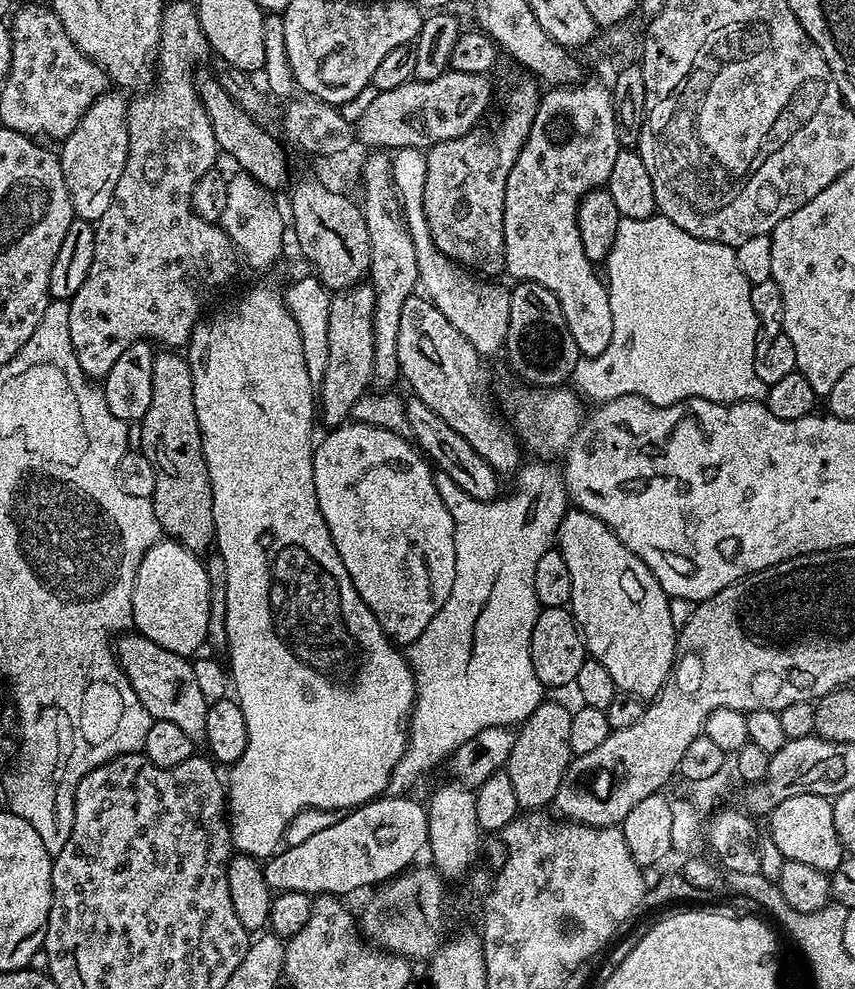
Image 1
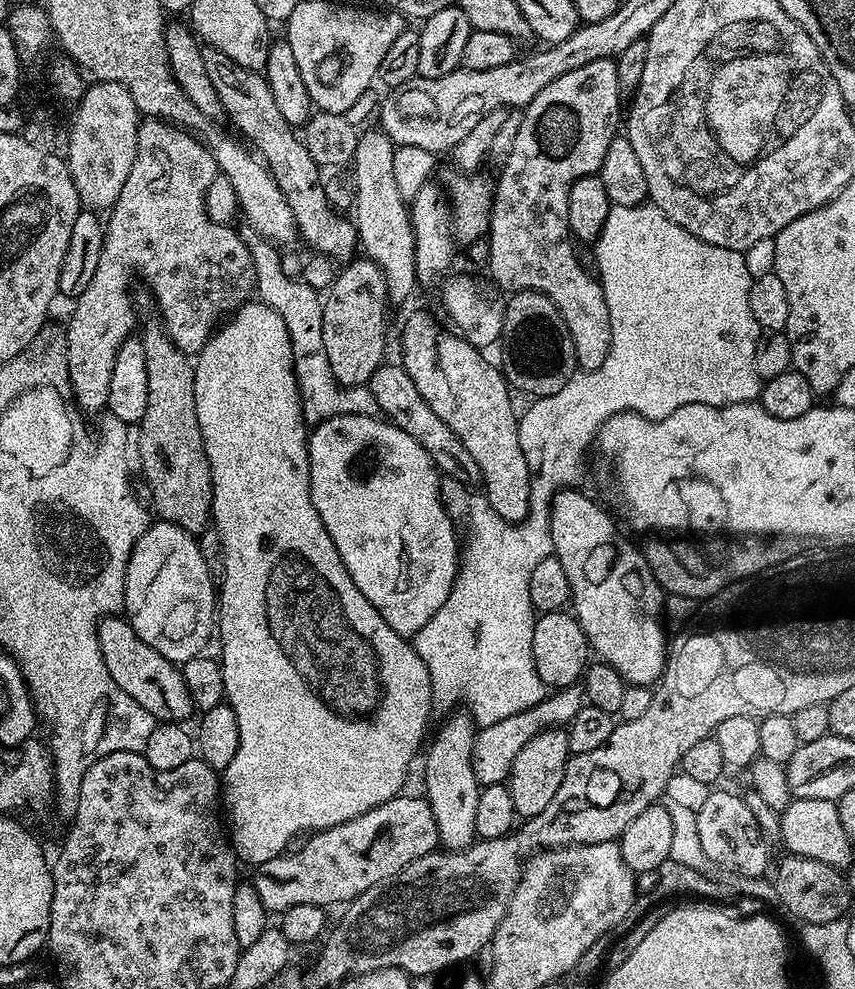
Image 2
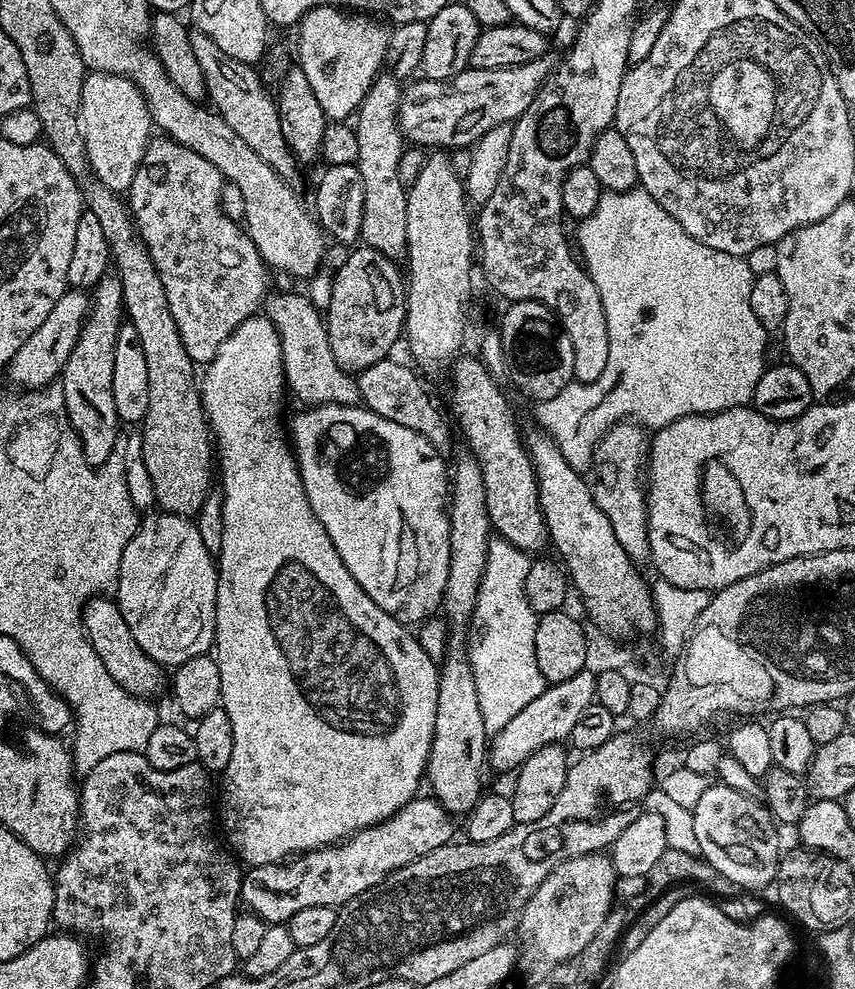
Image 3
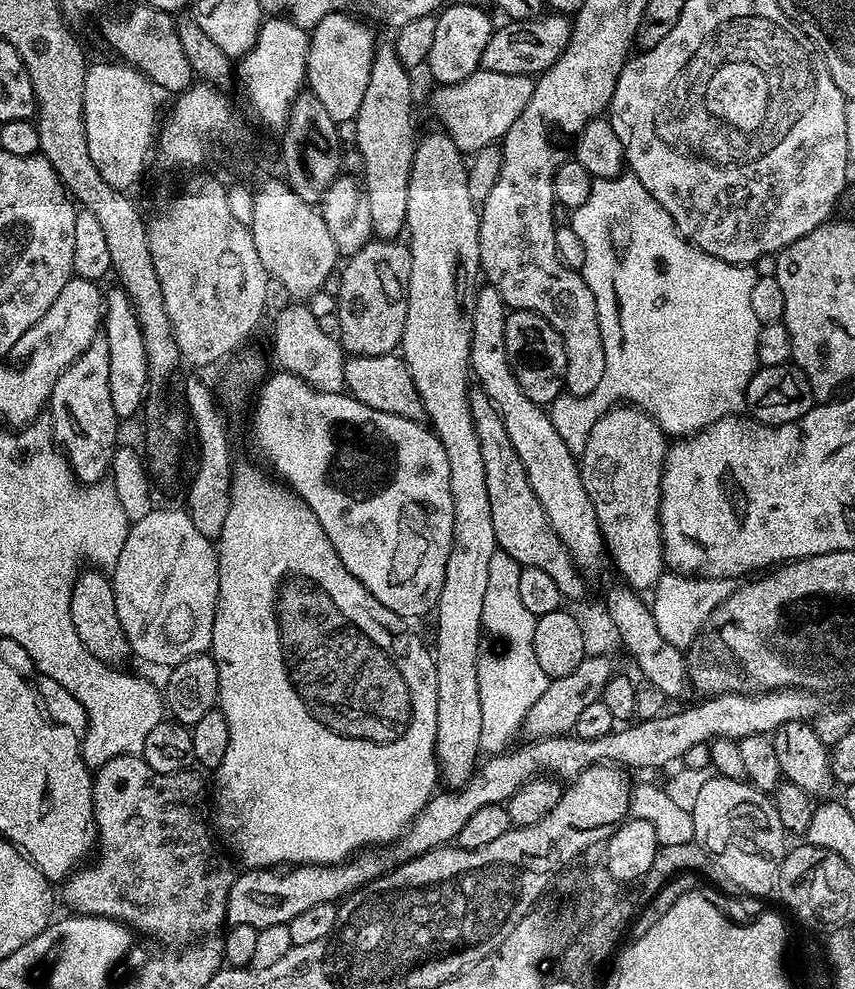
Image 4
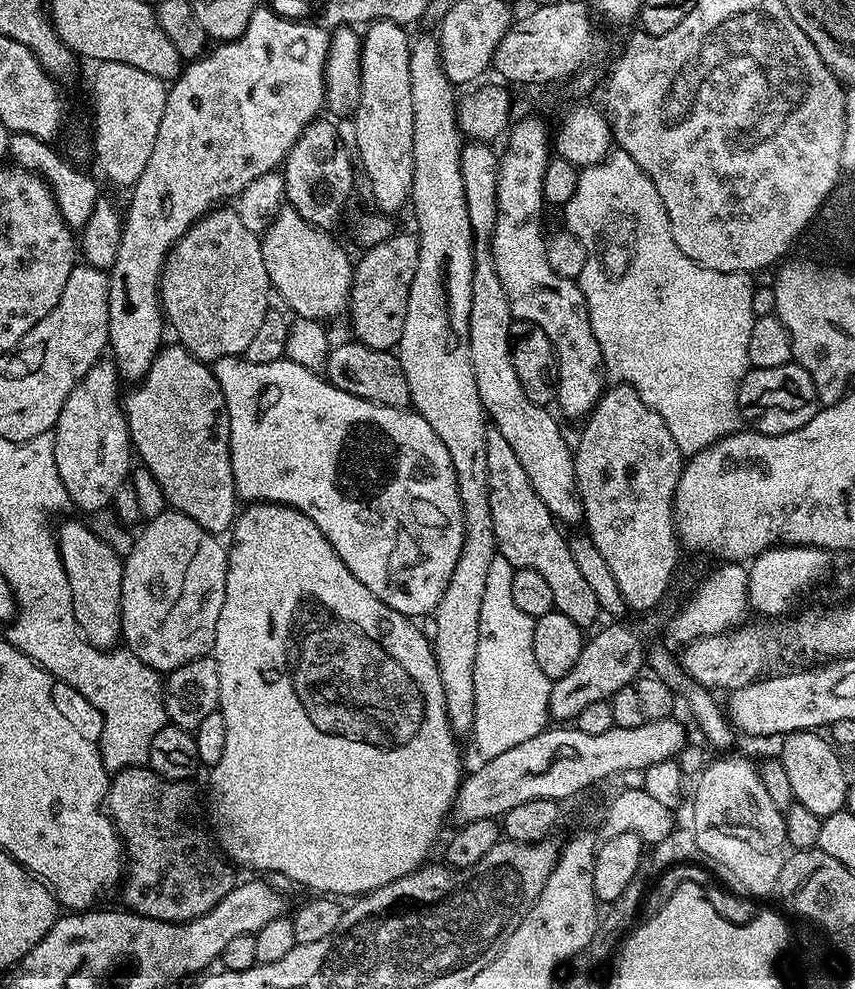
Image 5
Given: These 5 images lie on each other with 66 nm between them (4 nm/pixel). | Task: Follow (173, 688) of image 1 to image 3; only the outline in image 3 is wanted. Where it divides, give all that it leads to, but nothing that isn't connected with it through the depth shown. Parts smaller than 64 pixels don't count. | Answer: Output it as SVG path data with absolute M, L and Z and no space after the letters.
M101 594L84 603L84 635L88 637L94 654L98 654L102 666L106 666L106 674L110 674L110 678L114 678L114 682L118 682L118 686L122 686L129 694L156 698L152 696L158 695L163 688L165 691L165 669L138 646L133 634L130 634L130 628L123 621L122 611L115 599Z

